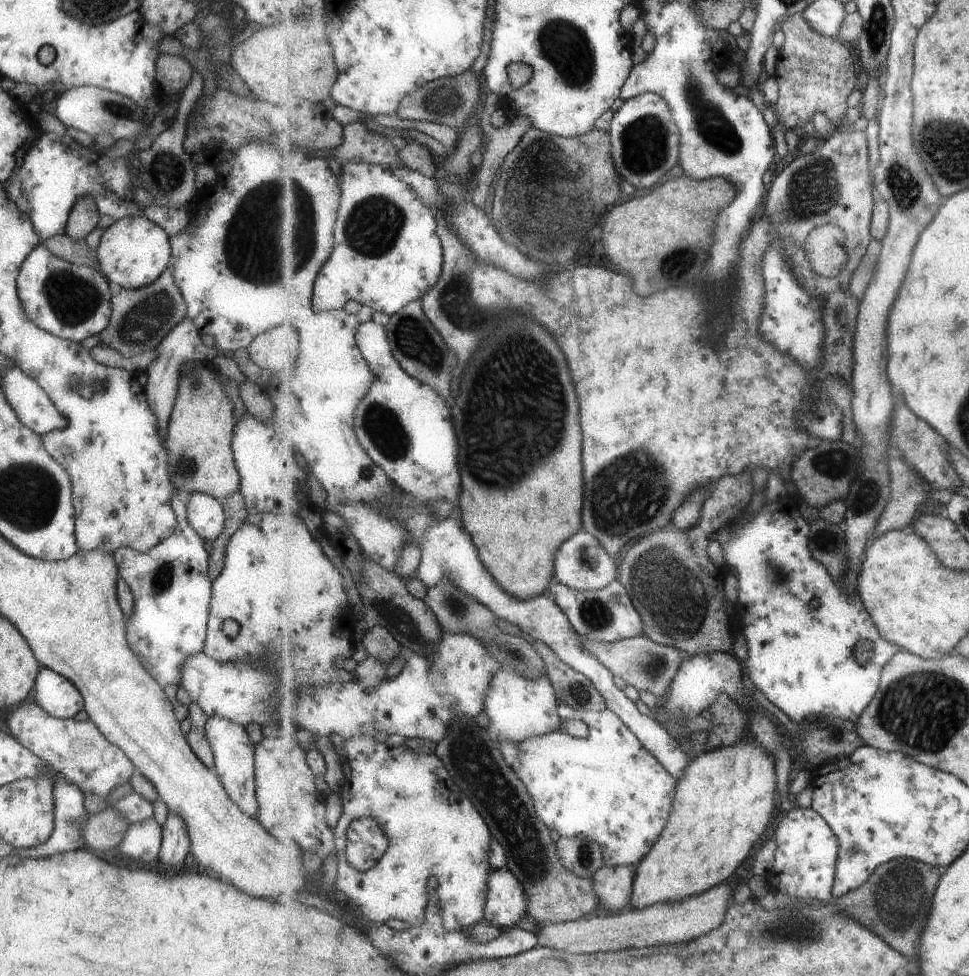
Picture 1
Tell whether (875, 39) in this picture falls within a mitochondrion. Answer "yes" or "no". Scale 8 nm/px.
yes

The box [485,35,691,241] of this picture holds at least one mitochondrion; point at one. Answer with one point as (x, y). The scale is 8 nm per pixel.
(646, 142)

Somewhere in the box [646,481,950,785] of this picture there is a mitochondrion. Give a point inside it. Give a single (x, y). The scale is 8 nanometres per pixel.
(836, 736)

